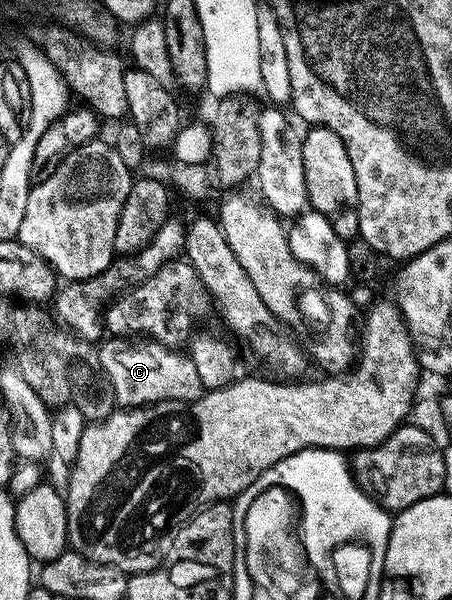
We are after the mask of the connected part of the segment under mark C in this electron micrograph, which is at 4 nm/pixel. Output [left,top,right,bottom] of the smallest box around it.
[97,338,205,408]

